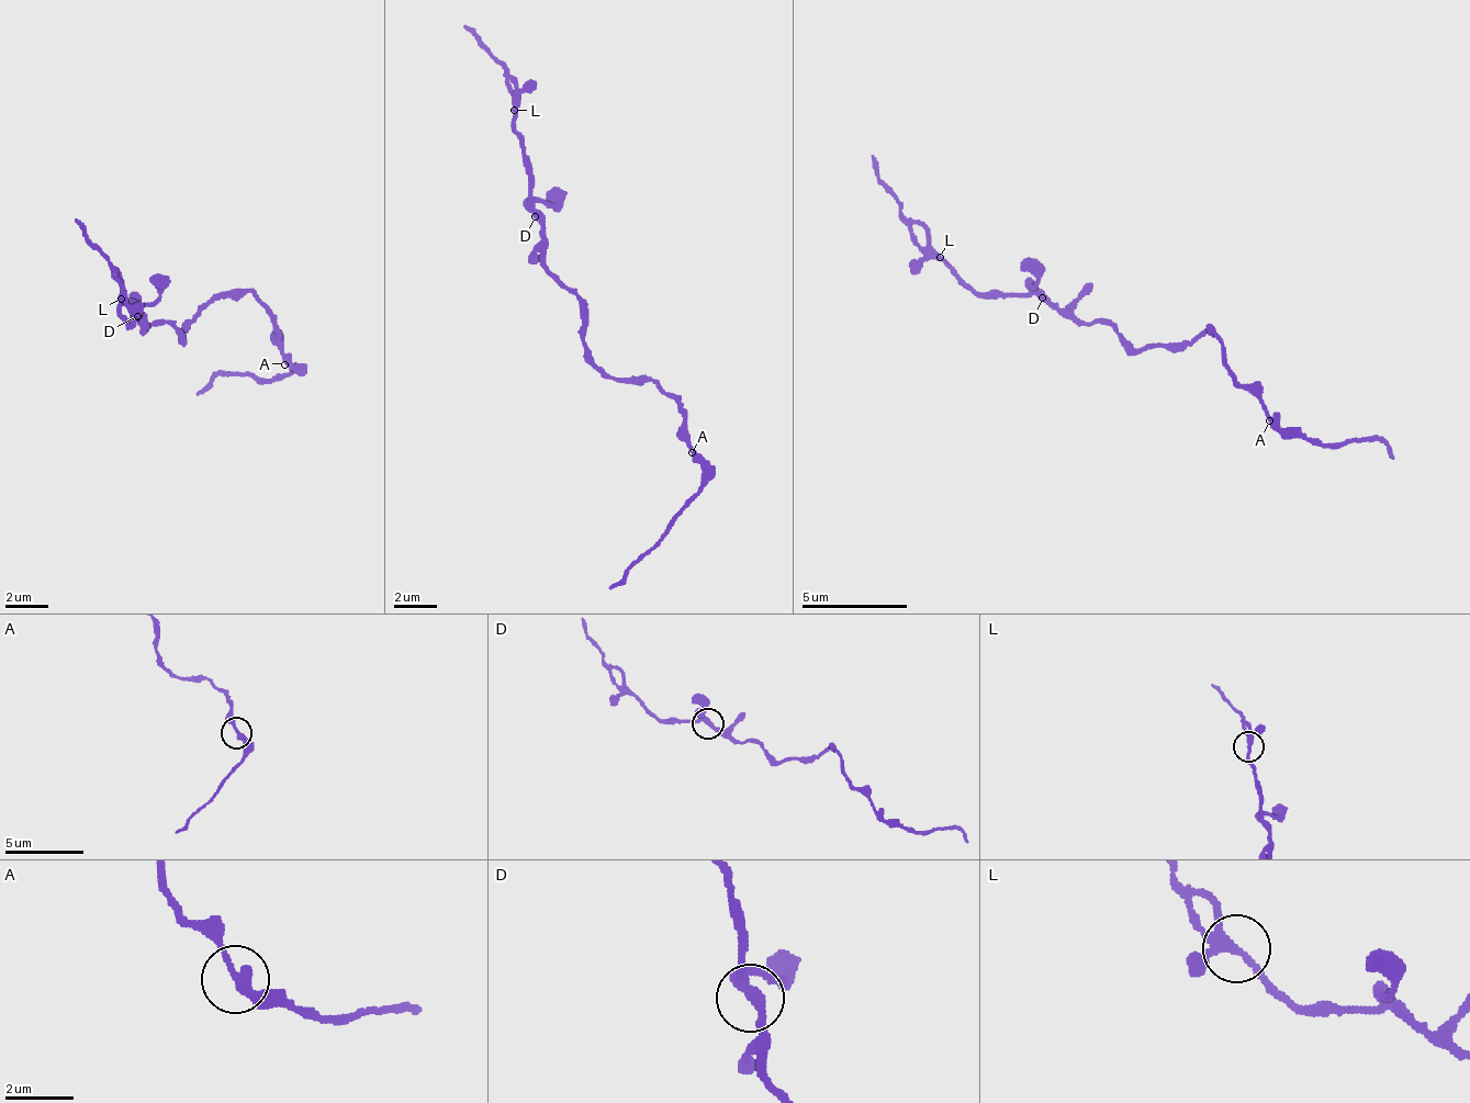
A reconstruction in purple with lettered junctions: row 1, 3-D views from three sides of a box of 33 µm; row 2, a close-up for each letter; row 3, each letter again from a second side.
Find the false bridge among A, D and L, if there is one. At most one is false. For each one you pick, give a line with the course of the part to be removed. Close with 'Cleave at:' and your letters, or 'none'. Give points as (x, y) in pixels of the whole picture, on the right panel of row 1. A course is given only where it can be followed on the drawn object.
L: (941, 258), (871, 156)
Cleave at: L

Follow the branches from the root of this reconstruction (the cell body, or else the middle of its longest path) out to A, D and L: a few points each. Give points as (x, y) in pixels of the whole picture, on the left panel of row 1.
A: (181, 334), (206, 300), (217, 293), (249, 293), (280, 333), (284, 364)
D: (181, 334), (182, 339), (182, 335), (167, 323), (142, 328), (142, 331), (143, 319), (137, 316)
L: (181, 334), (182, 339), (167, 323), (142, 331), (143, 319), (132, 312), (128, 324), (119, 312), (119, 300)

